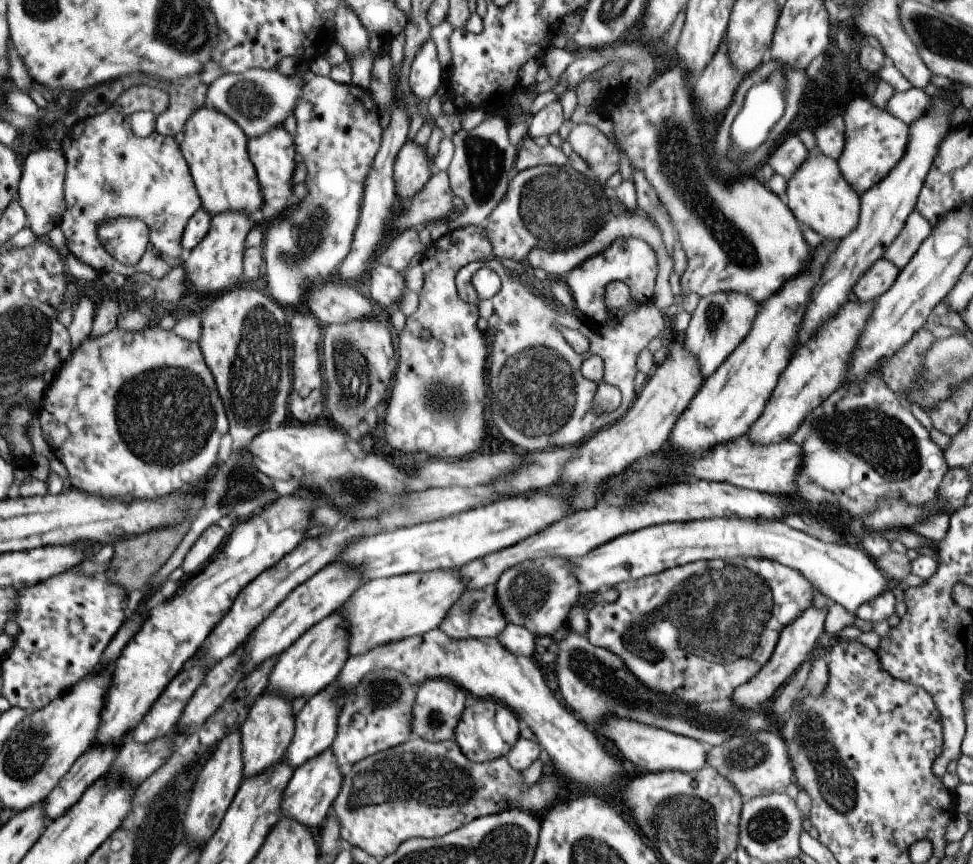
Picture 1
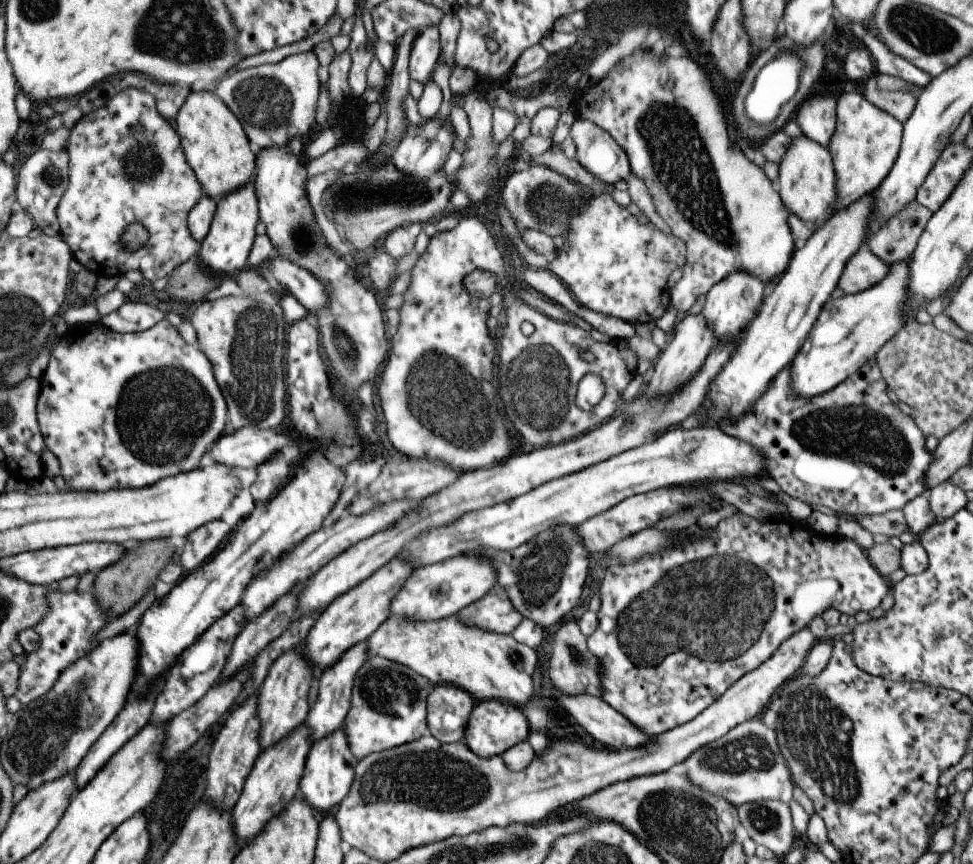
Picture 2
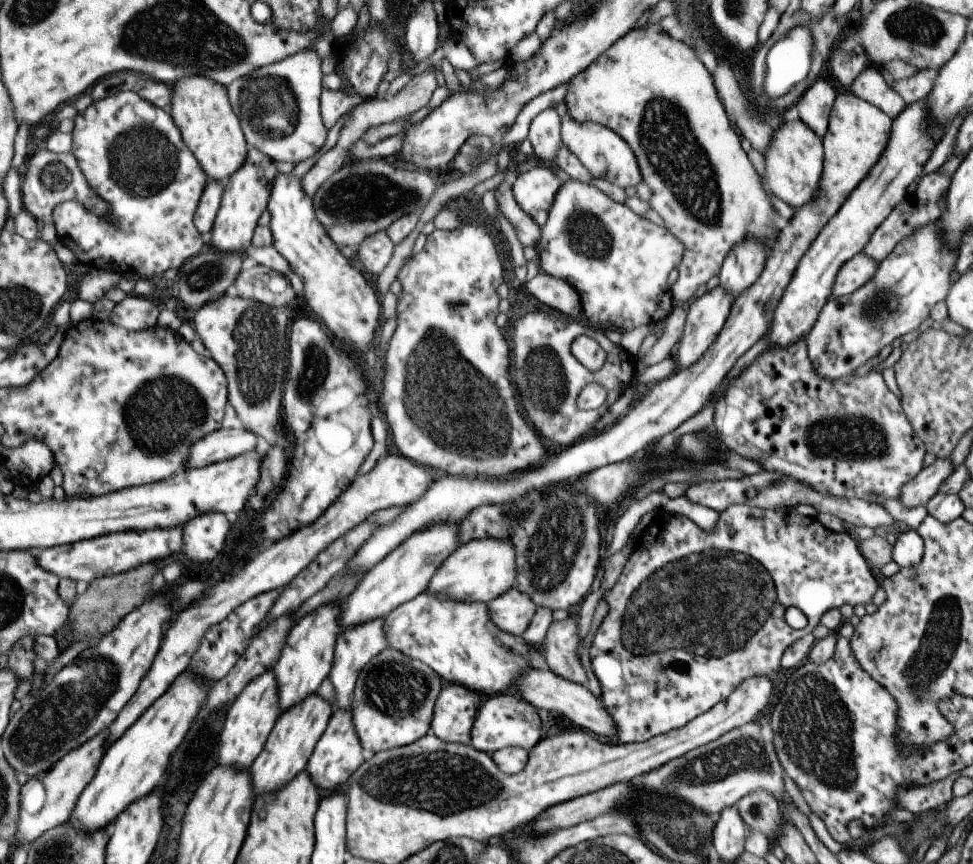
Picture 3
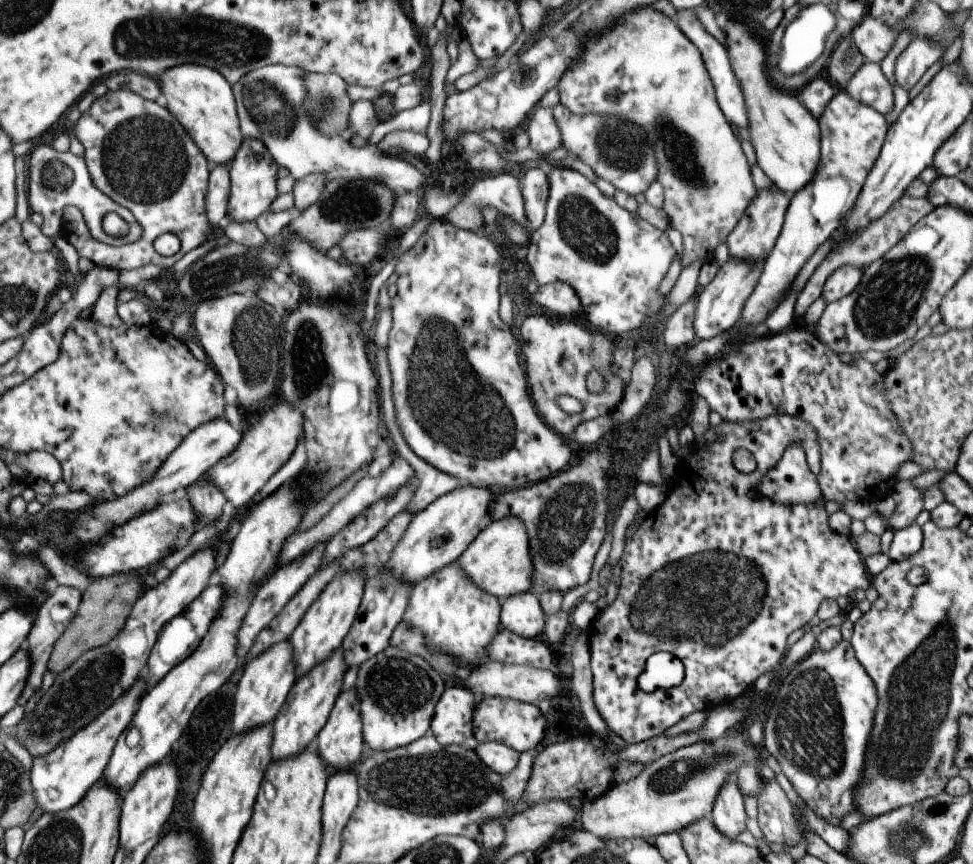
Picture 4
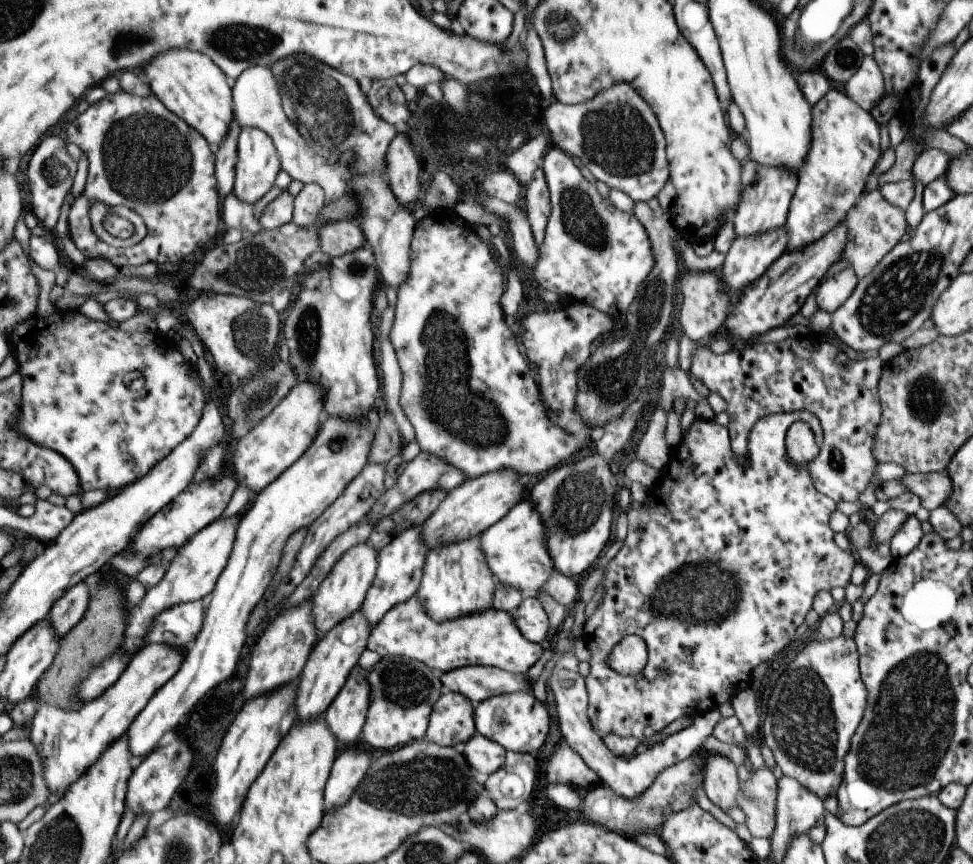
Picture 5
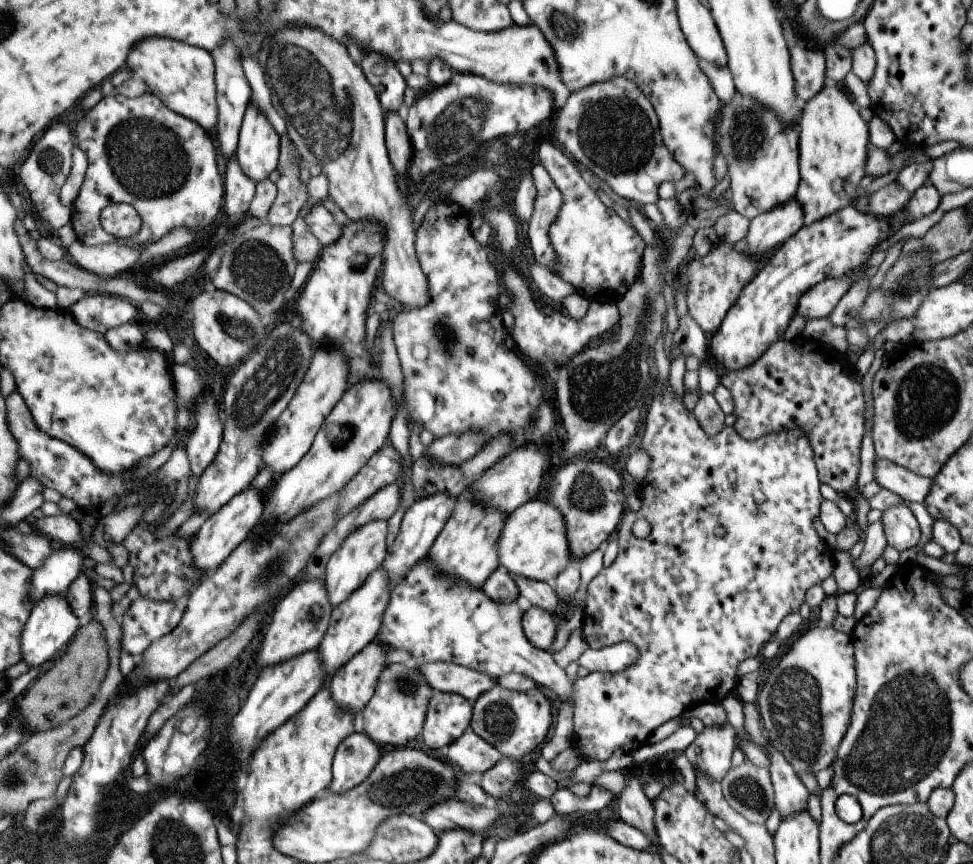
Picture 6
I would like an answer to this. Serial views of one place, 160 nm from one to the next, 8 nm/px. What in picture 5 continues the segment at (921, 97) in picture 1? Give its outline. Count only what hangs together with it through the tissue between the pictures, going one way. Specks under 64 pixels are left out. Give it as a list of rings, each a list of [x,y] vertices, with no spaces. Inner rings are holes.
[[[864,55],[855,74],[845,82],[844,89],[845,94],[868,113],[883,98],[883,75],[871,55]]]

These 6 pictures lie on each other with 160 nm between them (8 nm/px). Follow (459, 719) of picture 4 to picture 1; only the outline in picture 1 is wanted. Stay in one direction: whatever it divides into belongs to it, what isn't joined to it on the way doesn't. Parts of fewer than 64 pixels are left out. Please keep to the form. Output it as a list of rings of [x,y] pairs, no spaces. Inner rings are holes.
[[[429,679],[419,684],[412,708],[412,729],[419,738],[436,743],[454,738],[454,728],[465,708],[465,691],[453,682]]]

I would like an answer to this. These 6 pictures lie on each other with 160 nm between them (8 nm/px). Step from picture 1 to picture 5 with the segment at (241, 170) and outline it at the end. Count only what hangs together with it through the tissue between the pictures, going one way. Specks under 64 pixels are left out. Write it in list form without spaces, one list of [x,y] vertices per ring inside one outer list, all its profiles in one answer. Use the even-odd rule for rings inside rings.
[[[171,49],[155,57],[143,66],[142,70],[150,82],[153,94],[157,95],[170,111],[204,134],[211,145],[216,148],[220,146],[235,120],[234,92],[229,76],[213,59],[191,49]]]

